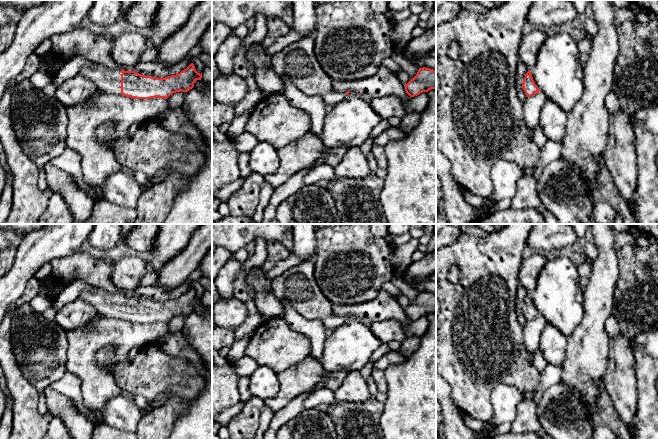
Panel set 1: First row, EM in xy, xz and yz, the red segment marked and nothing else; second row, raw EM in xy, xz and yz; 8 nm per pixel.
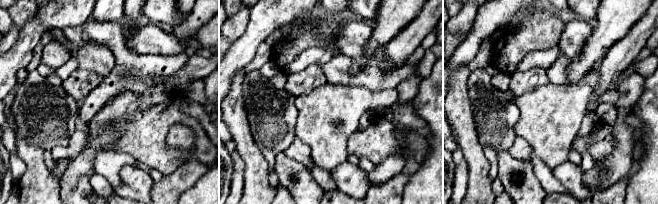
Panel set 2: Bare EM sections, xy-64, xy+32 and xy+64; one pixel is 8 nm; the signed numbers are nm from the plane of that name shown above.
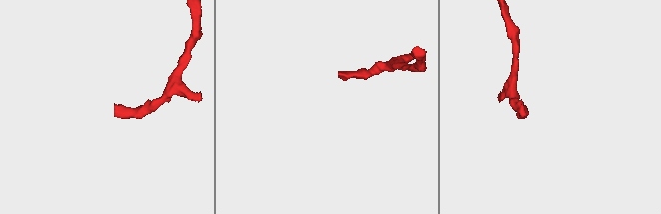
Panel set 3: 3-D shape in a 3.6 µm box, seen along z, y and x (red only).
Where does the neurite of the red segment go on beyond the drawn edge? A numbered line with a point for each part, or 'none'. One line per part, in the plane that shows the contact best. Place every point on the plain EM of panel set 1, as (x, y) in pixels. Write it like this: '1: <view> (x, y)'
1: xy (107, 304)

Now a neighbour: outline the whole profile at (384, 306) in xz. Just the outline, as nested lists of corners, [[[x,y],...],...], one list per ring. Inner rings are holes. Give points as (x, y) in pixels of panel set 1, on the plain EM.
[[[383,289],[369,302],[351,305],[333,305],[332,310],[337,316],[349,315],[364,320],[368,325],[387,319],[398,320],[403,325],[411,323],[397,300]]]

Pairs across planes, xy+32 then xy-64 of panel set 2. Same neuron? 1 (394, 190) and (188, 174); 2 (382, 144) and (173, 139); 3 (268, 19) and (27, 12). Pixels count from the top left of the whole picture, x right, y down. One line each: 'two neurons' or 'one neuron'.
1: one neuron
2: two neurons
3: two neurons

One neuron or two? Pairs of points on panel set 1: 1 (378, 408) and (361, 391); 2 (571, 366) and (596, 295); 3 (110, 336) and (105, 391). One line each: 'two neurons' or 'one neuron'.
1: two neurons
2: one neuron
3: one neuron

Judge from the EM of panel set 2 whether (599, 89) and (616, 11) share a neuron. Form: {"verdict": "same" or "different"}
{"verdict": "same"}

